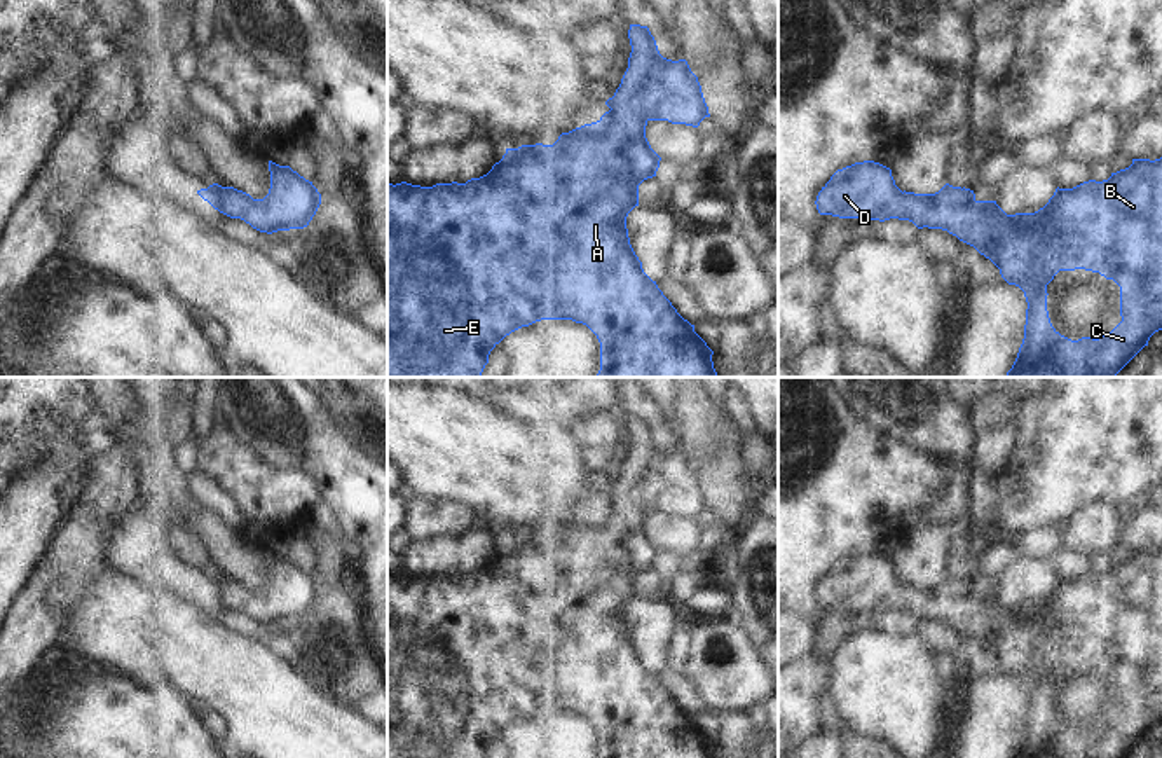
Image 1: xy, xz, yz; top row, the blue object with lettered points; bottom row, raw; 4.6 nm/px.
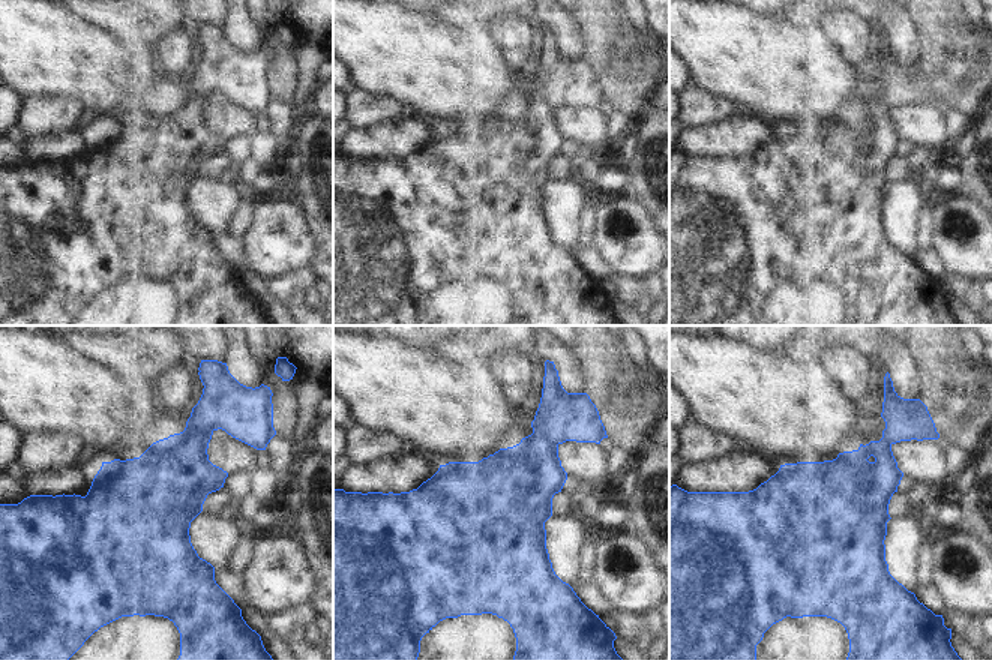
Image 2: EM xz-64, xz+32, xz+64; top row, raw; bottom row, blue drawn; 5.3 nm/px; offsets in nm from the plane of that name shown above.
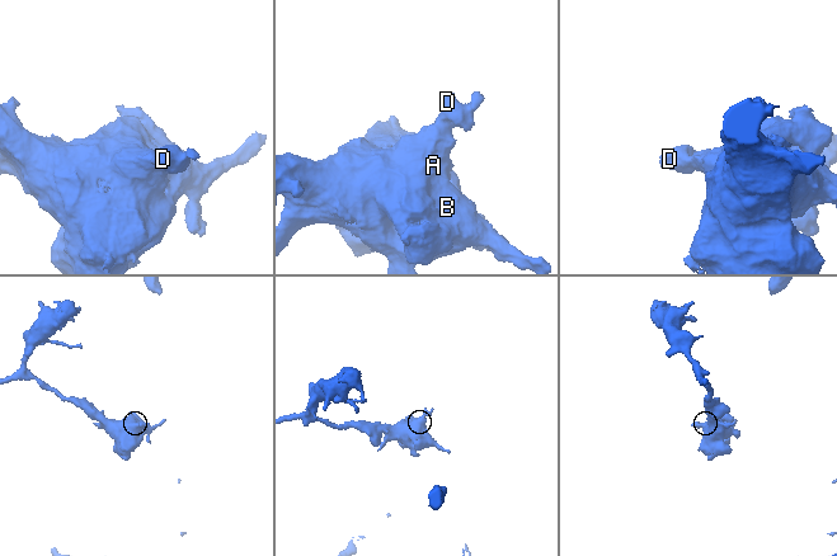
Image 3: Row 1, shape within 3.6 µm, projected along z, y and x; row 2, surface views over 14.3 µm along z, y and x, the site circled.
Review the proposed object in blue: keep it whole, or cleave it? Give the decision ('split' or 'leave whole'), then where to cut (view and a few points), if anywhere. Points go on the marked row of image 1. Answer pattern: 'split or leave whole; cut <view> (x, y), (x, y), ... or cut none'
leave whole; cut none

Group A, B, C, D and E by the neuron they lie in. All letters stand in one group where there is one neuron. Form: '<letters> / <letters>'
A B C D E

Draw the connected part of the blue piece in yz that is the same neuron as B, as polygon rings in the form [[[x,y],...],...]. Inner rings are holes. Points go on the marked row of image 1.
[[[1162,157],[1132,159],[1125,169],[1111,173],[1108,180],[1089,180],[1073,189],[1056,189],[1049,203],[1035,213],[1007,215],[996,201],[977,201],[974,190],[946,183],[935,194],[902,192],[892,176],[892,169],[864,161],[837,169],[817,196],[820,215],[860,220],[909,220],[918,229],[942,229],[960,241],[974,246],[989,258],[1008,285],[1024,292],[1028,309],[1024,339],[1017,358],[1005,377],[1115,377],[1145,346],[1162,330]],[[1085,269],[1113,279],[1120,286],[1122,321],[1099,339],[1082,337],[1071,341],[1061,335],[1050,323],[1047,311],[1047,285],[1059,271]]]

